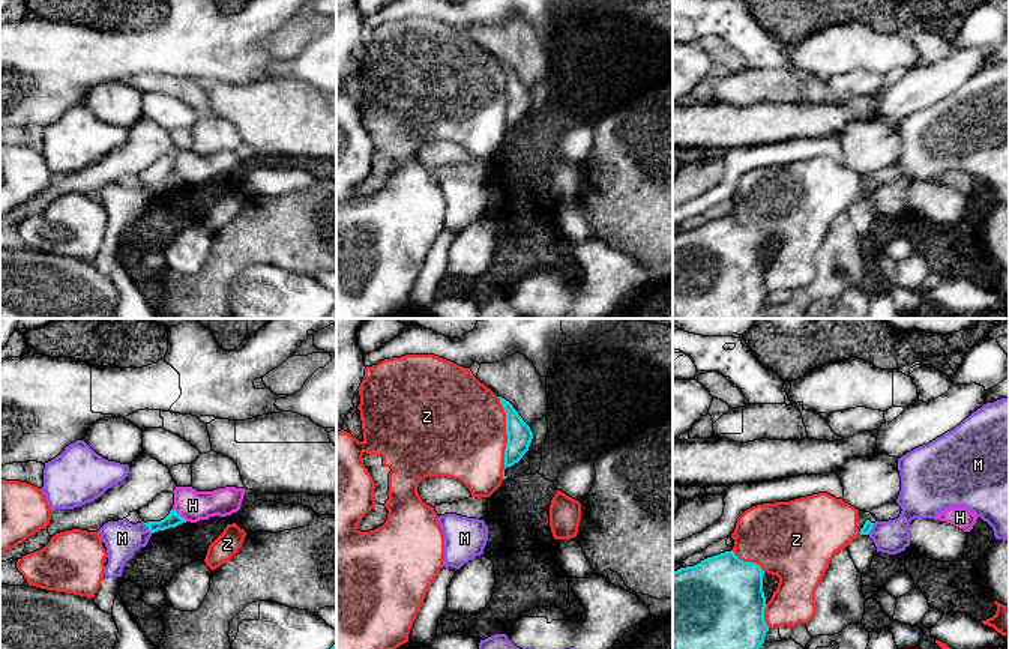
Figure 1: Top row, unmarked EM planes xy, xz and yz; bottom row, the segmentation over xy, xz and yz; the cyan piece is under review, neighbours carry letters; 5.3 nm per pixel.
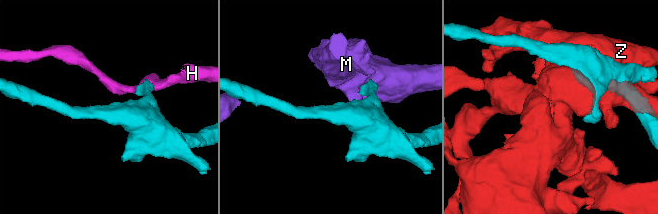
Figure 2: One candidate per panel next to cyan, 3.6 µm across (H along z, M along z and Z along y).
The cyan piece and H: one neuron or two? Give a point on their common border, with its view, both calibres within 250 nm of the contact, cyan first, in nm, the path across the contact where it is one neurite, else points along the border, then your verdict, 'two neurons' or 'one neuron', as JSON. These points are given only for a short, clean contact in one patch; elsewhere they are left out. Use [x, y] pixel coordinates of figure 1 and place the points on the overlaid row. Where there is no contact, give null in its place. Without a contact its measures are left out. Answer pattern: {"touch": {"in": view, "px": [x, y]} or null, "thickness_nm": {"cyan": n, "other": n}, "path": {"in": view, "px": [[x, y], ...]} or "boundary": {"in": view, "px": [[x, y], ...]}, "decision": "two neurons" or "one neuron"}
{"touch": {"in": "xy", "px": [179, 516]}, "thickness_nm": {"cyan": 80, "other": 170}, "boundary": {"in": "xy", "px": [[173, 508], [186, 520]]}, "decision": "two neurons"}

